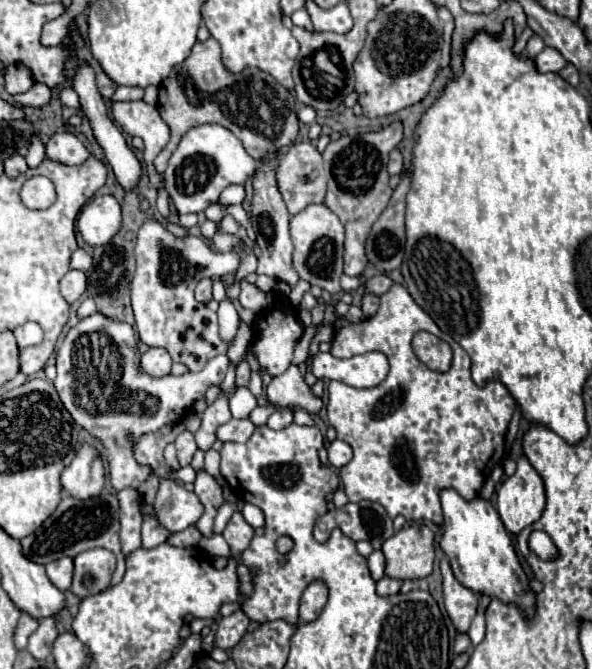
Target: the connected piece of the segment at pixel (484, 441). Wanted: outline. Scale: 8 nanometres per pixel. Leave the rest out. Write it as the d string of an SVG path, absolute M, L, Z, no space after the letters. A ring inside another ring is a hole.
M392 284L392 288L380 296L380 308L376 316L336 330L330 350L334 357L340 359L370 351L386 354L390 362L390 376L386 376L382 384L366 390L352 388L340 382L332 382L328 386L328 420L336 428L338 438L348 442L354 450L354 458L340 468L344 492L350 502L372 500L382 504L388 510L390 518L402 514L408 522L430 520L442 526L444 518L440 506L440 492L452 488L464 500L474 500L480 494L488 470L491 472L491 468L504 458L505 436L514 414L514 398L508 388L496 380L490 380L484 386L476 384L474 388L474 380L470 376L470 358L464 348L434 324L434 320L412 300L412 296L402 284ZM420 331L442 336L452 346L454 368L444 374L434 372L416 358L412 350L412 336Z

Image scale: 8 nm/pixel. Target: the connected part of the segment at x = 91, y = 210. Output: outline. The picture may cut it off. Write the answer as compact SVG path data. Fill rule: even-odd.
M112 194L94 196L86 202L78 216L78 230L90 246L100 246L112 240L120 230L122 210Z

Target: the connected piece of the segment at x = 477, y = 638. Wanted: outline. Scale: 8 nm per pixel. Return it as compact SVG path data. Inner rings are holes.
M480 610L480 612L476 614L476 618L472 620L472 626L470 626L470 630L468 630L468 636L470 636L472 648L482 642L482 638L484 638L484 614L482 614L482 610Z

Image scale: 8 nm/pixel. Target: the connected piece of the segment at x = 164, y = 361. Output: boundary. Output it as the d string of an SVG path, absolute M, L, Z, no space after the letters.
M150 348L148 352L142 354L140 364L150 376L166 376L166 374L170 374L172 358L170 358L168 350L164 350L164 348Z

